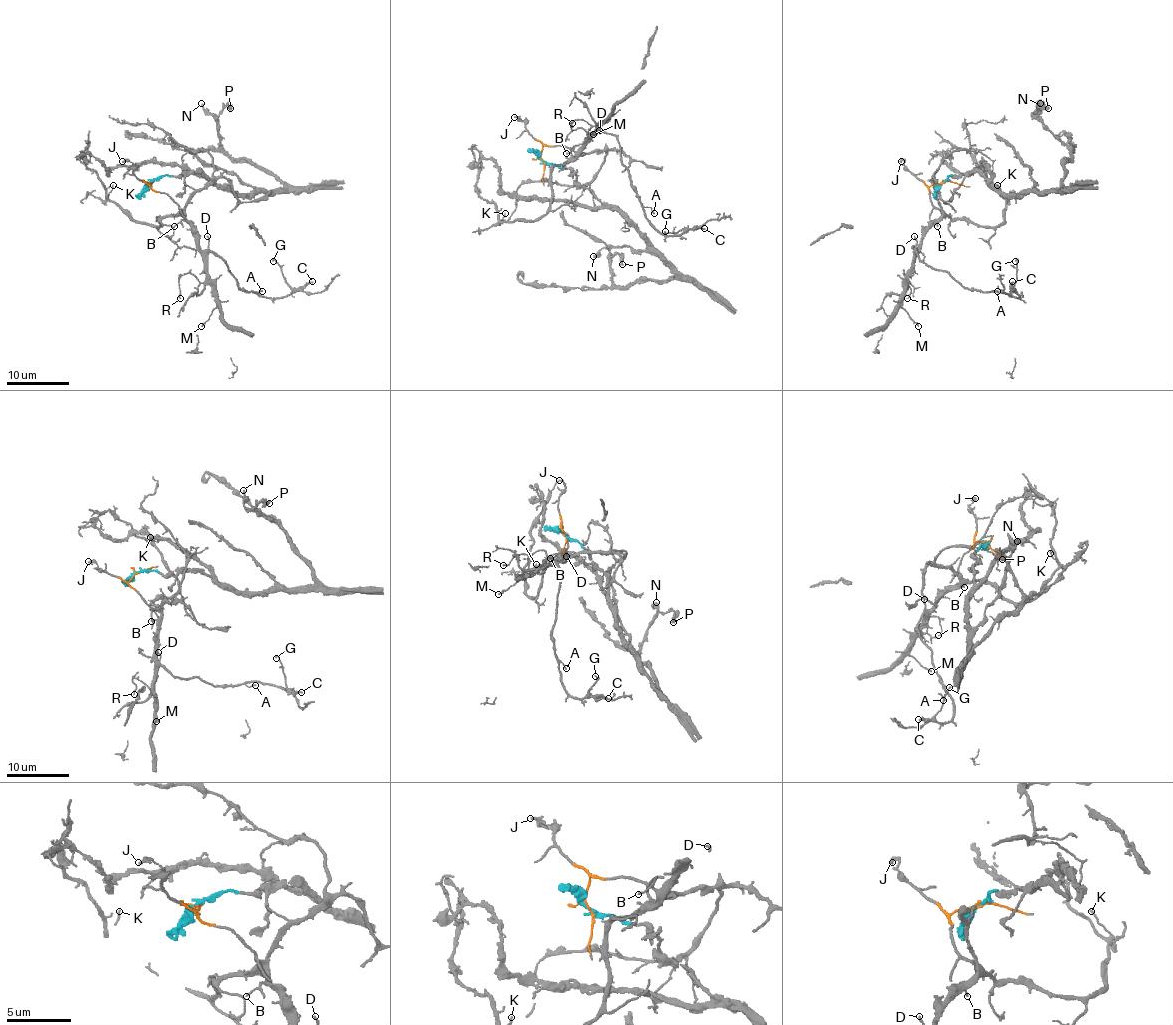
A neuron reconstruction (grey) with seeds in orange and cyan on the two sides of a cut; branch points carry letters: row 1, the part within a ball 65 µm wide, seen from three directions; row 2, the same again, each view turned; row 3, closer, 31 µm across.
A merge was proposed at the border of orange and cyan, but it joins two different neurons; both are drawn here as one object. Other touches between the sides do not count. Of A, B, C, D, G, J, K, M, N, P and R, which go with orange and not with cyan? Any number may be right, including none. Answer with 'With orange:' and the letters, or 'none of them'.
With orange: A, B, C, D, G, J, K, M, R

